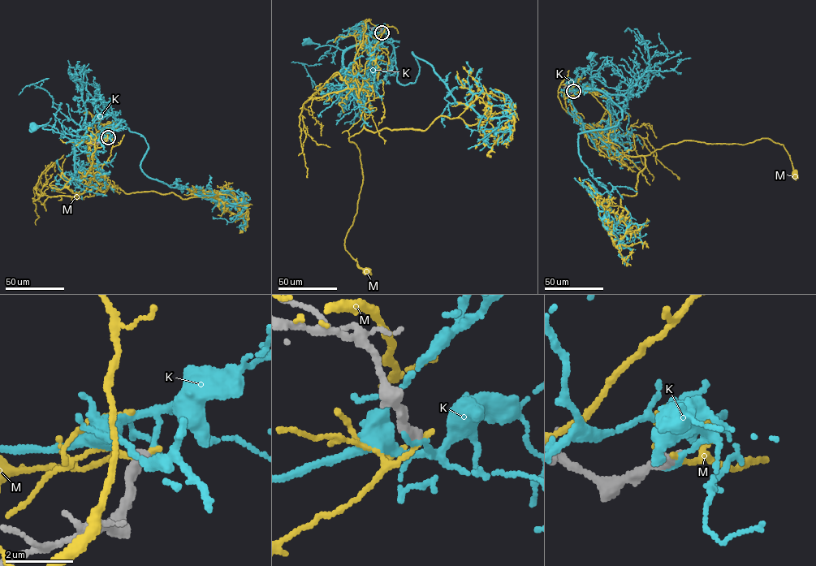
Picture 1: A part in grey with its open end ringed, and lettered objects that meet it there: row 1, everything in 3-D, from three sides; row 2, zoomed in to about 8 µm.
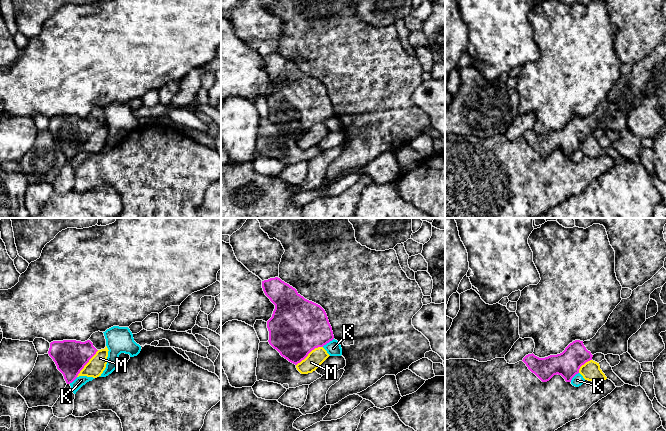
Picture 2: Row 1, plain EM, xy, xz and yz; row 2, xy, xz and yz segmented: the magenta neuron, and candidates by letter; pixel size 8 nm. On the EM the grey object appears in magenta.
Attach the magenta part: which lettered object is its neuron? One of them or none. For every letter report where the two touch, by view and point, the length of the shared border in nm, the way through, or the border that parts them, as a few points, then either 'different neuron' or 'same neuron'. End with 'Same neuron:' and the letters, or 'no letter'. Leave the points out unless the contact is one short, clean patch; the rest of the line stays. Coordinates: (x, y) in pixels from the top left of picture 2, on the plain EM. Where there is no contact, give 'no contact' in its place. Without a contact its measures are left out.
K: xz (327, 118) | 120 nm | different neuron
M: xz (309, 128) | 260 nm | along xz (322, 122), (315, 123), (296, 141) | different neuron
Same neuron: no letter

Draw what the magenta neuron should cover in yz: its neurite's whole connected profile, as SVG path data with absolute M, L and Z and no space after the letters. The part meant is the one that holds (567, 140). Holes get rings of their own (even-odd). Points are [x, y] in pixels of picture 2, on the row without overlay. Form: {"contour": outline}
{"contour": "M662 43L650 56L632 67L627 75L622 75L610 90L607 98L589 117L575 116L557 131L539 134L533 129L523 134L528 145L542 158L554 151L561 151L566 158L579 149L586 138L596 129L622 131L628 127L628 116L646 97L650 70L666 59L666 45Z"}

